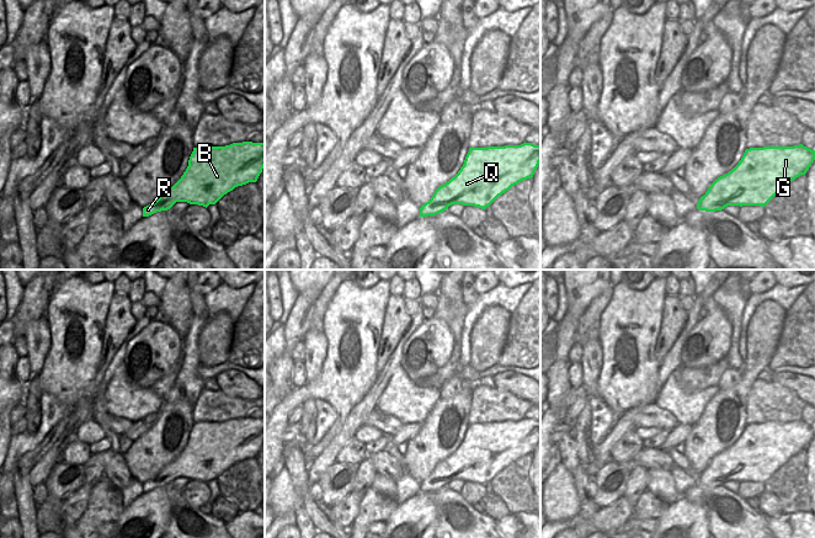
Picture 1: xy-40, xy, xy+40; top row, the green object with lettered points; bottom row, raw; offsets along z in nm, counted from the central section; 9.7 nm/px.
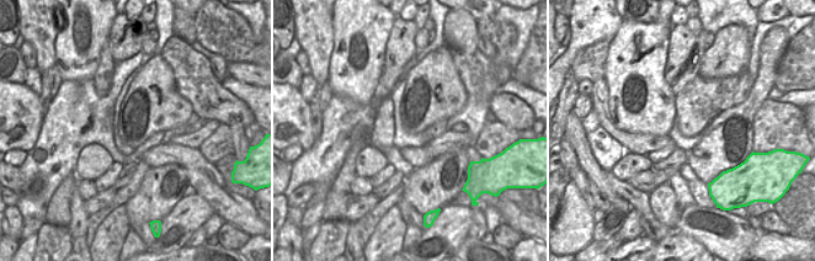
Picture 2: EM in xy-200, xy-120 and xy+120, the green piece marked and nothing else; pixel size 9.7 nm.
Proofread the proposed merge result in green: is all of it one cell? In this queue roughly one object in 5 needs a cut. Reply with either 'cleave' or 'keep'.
keep

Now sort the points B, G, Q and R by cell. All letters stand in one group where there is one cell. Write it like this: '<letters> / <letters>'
B G Q R

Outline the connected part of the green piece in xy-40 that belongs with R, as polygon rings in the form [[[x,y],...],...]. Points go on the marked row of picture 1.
[[[233,143],[225,147],[197,147],[188,160],[188,166],[181,179],[165,190],[159,198],[143,208],[143,217],[170,209],[176,202],[187,202],[208,207],[215,204],[224,195],[238,186],[256,182],[265,167],[265,143]]]

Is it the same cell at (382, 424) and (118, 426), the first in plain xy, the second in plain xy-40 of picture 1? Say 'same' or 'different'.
same

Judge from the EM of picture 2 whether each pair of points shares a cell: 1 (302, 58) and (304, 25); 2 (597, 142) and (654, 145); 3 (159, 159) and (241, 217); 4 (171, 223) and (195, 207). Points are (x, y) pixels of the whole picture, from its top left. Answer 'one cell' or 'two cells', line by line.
1: two cells
2: two cells
3: one cell
4: one cell

